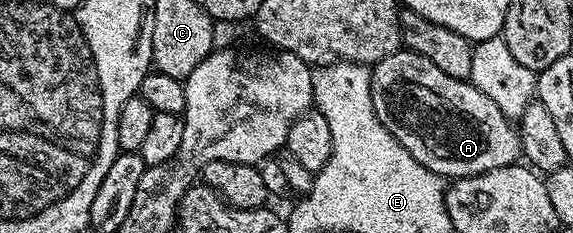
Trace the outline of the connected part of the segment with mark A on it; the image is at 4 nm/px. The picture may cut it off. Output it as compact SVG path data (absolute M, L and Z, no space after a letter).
M399 49L373 64L370 92L380 125L384 125L384 129L388 129L388 133L392 133L392 137L396 137L396 141L400 141L400 145L404 145L404 149L408 149L408 153L424 165L424 169L447 180L486 174L502 166L517 164L522 159L522 142L517 126L501 112L500 106L470 81L448 77L444 69L436 69L436 65L432 65L428 57L420 57L420 53Z

